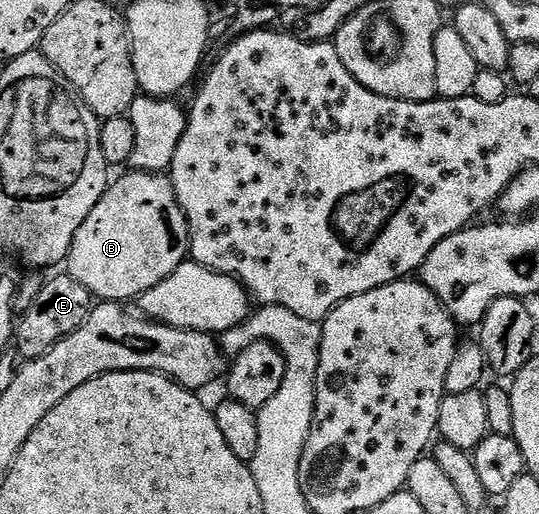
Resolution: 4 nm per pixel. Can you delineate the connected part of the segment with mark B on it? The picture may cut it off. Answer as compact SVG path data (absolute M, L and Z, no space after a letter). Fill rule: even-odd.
M132 171L120 180L113 182L103 197L90 209L90 217L82 221L82 229L72 242L66 260L67 274L73 275L78 282L86 285L86 289L93 297L100 301L128 301L139 300L146 289L154 289L158 281L166 281L178 265L182 265L189 258L188 219L180 202L175 195L171 178L164 173L150 171Z

